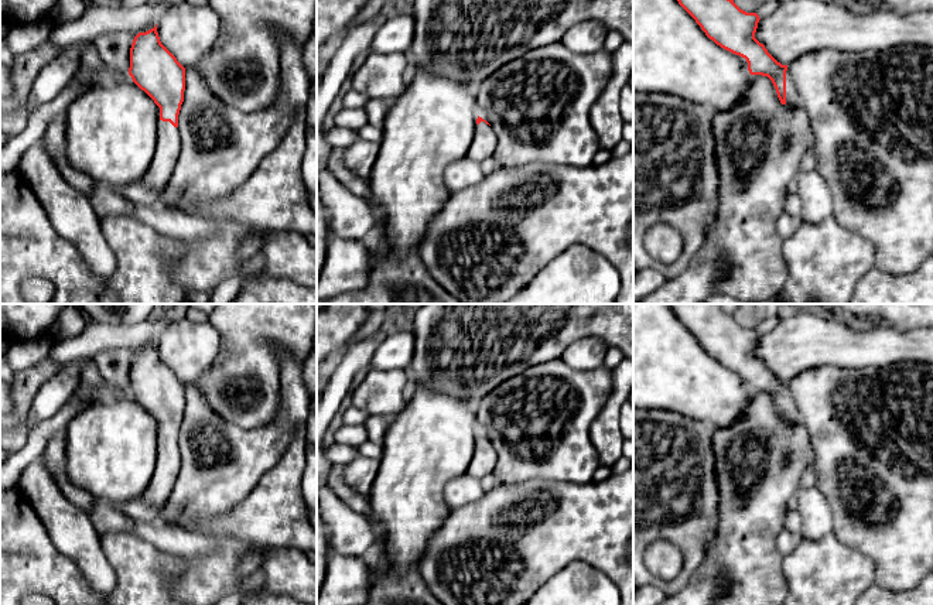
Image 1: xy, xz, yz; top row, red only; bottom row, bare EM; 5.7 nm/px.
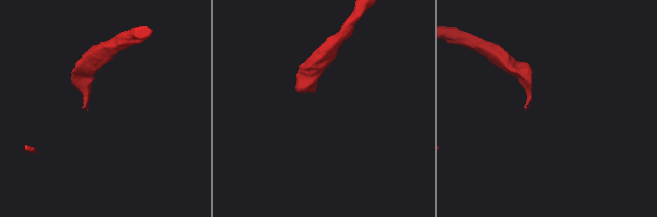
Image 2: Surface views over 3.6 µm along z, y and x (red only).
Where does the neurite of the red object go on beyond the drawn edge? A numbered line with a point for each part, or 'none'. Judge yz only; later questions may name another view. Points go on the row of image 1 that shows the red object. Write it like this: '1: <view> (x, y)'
1: yz (793, 99)

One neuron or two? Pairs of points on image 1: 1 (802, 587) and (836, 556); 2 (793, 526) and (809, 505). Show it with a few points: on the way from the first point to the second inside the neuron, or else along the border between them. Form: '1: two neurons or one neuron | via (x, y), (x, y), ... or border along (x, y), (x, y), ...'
1: one neuron | via (810, 581), (827, 564)
2: two neurons | border along (796, 509), (800, 518), (800, 533)

